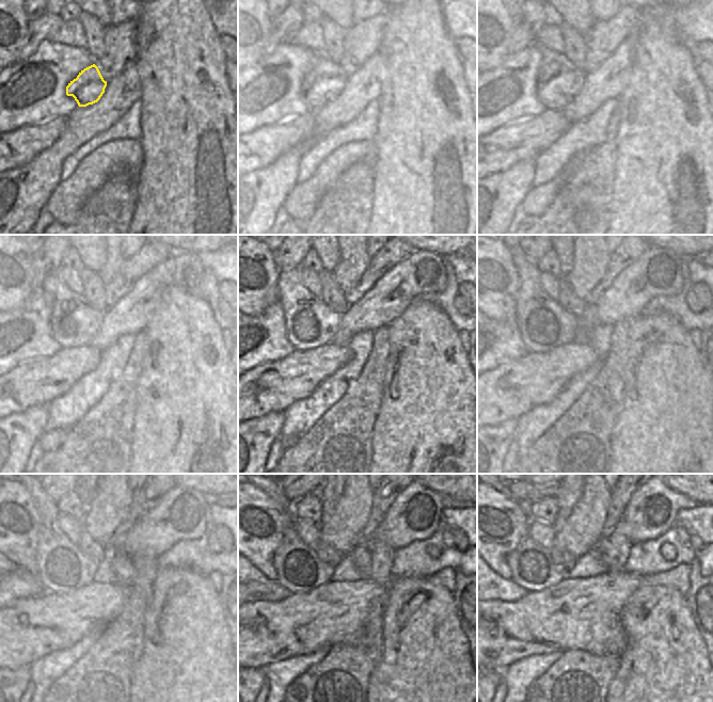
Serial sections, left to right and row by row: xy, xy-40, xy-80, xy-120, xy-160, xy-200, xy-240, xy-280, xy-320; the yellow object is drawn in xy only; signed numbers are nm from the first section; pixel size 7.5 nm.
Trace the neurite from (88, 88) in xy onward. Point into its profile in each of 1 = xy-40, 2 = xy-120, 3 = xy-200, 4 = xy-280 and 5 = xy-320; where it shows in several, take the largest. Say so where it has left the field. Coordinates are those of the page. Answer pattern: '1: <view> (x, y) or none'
1: xy-40 (325, 82)
2: xy-120 (74, 322)
3: xy-200 (543, 324)
4: xy-280 (298, 569)
5: xy-320 (533, 569)

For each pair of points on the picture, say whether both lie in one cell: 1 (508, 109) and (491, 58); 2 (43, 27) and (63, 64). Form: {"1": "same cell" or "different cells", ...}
{"1": "different cells", "2": "different cells"}

